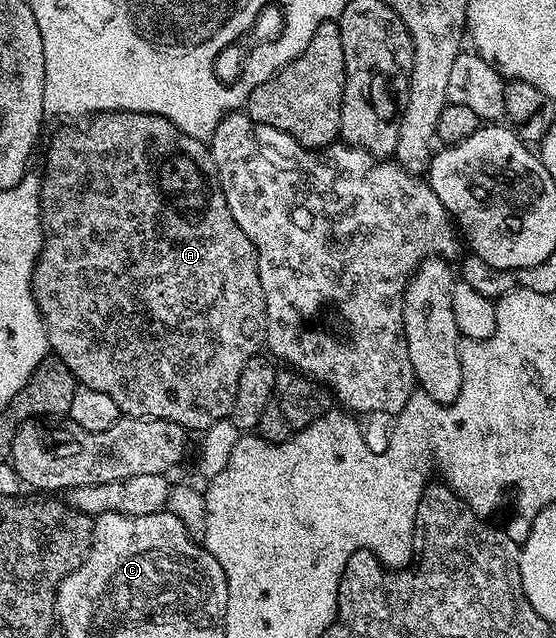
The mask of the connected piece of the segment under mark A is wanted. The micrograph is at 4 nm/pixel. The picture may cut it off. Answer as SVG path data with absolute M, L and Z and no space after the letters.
M157 115L157 125L147 125L143 127L143 131L149 131L151 137L143 135L141 143L121 143L121 141L113 141L107 139L107 135L82 135L78 129L72 131L63 131L51 143L51 148L47 151L47 168L41 171L43 184L41 185L41 213L43 214L43 248L39 254L39 260L35 262L35 272L31 278L31 288L33 289L33 297L37 301L39 311L43 315L43 324L47 326L47 345L53 352L54 358L61 360L65 365L69 365L69 369L73 372L76 380L82 386L89 389L97 389L101 393L109 393L109 397L113 397L113 401L117 401L120 412L124 416L132 419L168 419L177 425L186 427L188 432L204 433L214 425L215 422L228 418L233 409L233 397L237 397L237 381L241 381L241 369L245 369L245 365L254 355L260 354L264 350L265 340L267 338L267 306L265 305L265 293L261 289L261 277L259 276L259 255L255 251L253 241L249 241L249 237L245 237L245 233L241 233L241 229L237 225L237 221L233 219L233 213L229 213L229 205L225 201L225 193L219 184L217 177L217 169L215 162L211 156L210 146L204 140L197 137L189 137L189 133L185 133L181 129L177 129L177 125L173 125L171 120Z

